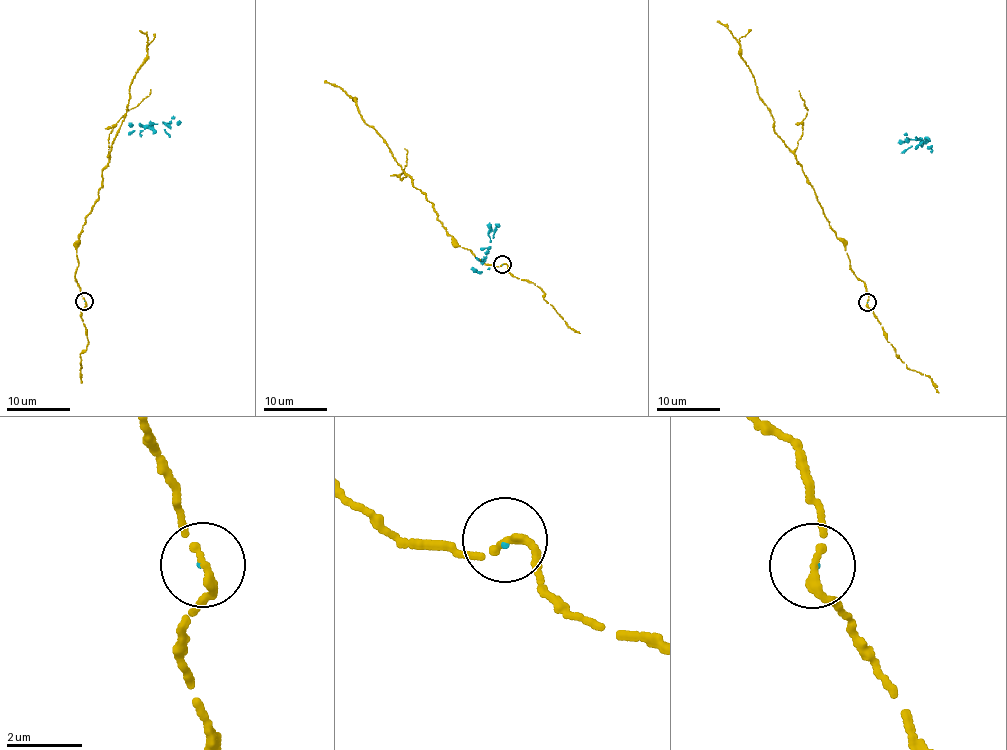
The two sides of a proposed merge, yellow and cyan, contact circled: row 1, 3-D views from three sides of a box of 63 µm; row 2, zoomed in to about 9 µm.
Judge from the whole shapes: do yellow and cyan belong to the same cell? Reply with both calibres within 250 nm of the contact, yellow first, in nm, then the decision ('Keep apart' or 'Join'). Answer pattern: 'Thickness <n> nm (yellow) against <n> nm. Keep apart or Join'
Thickness 200 nm (yellow) against 50 nm. Join

